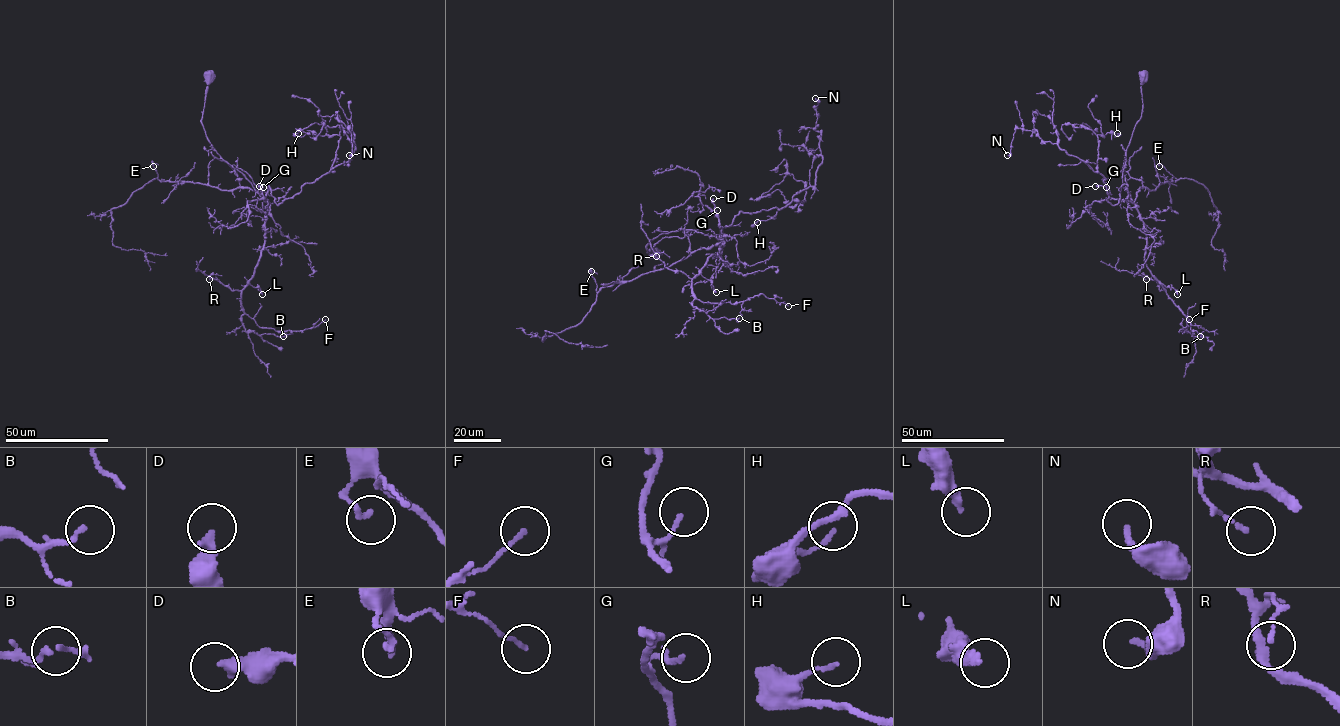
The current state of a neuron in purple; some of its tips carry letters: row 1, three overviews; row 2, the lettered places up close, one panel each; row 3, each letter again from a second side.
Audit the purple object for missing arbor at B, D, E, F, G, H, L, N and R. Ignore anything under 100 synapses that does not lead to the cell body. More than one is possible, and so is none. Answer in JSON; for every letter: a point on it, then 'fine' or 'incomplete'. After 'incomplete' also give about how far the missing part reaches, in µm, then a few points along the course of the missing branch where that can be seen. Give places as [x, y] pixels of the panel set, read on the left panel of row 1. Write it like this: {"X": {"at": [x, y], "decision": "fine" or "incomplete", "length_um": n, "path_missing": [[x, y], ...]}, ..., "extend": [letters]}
{"B": {"at": [283, 336], "decision": "fine"}, "D": {"at": [259, 186], "decision": "fine"}, "E": {"at": [153, 166], "decision": "fine"}, "F": {"at": [325, 319], "decision": "fine"}, "G": {"at": [263, 187], "decision": "fine"}, "H": {"at": [298, 133], "decision": "fine"}, "L": {"at": [262, 294], "decision": "fine"}, "N": {"at": [349, 155], "decision": "fine"}, "R": {"at": [209, 279], "decision": "fine"}, "extend": []}

